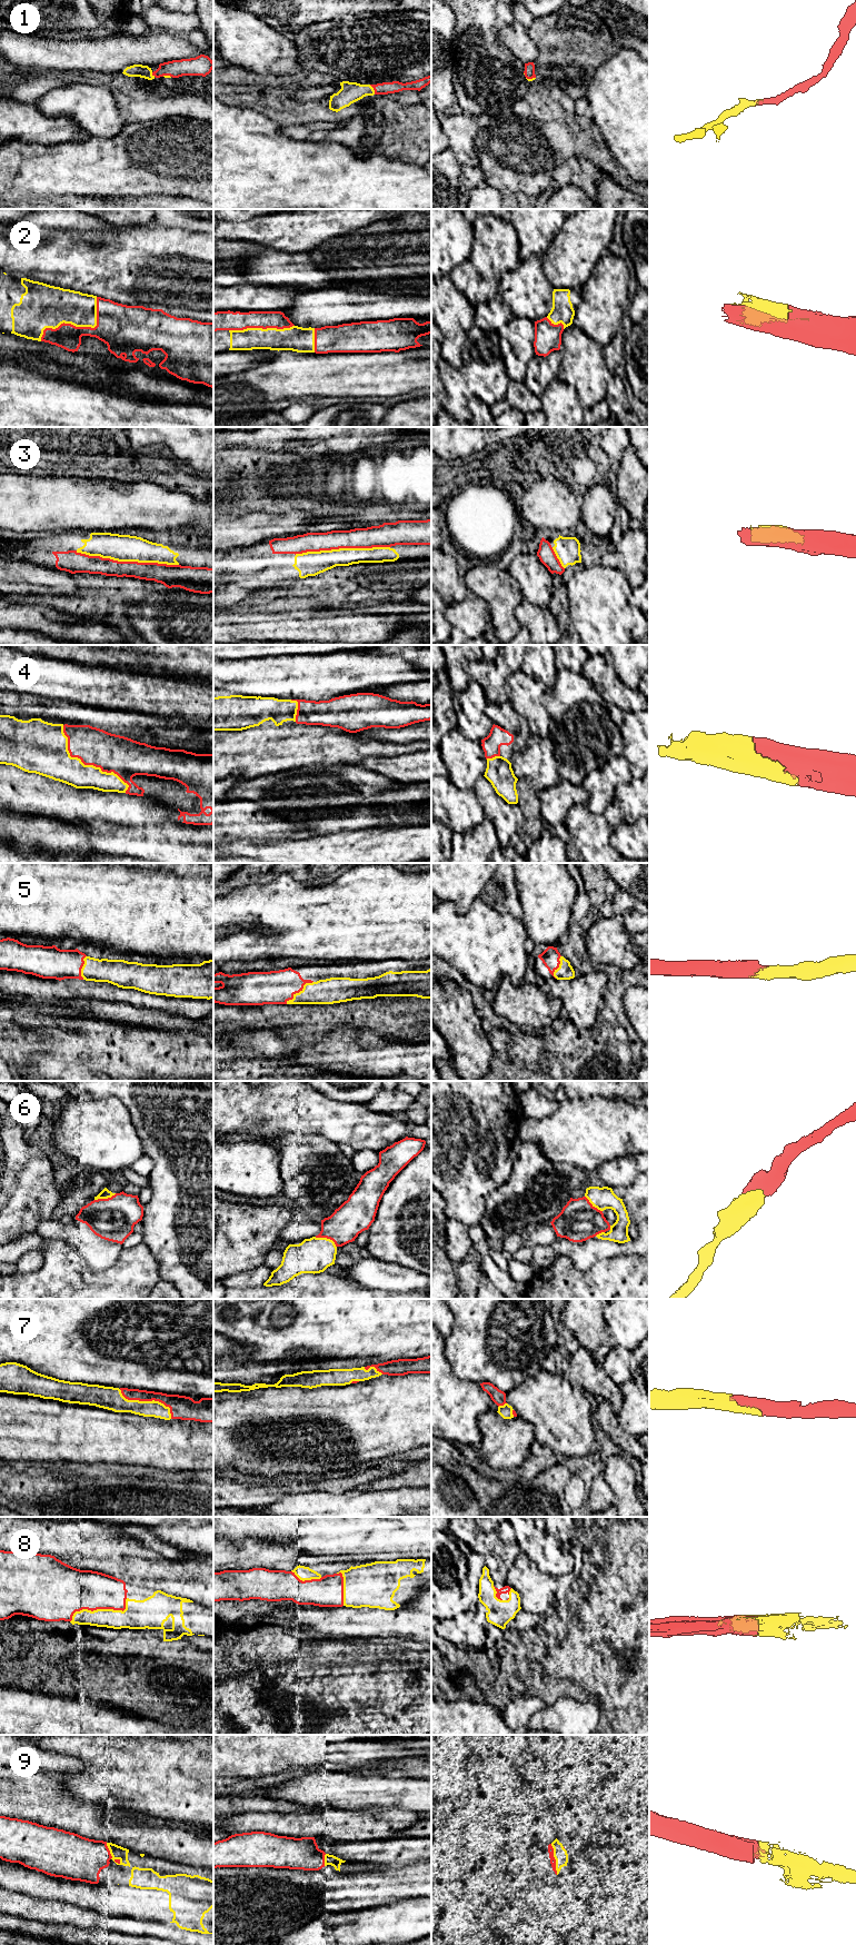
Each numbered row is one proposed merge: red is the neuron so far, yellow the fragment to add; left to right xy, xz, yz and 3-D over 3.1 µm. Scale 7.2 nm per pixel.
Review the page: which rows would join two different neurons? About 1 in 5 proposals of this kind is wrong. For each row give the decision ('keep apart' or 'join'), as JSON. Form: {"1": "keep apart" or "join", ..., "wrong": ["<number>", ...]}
{"1": "join", "2": "join", "3": "join", "4": "join", "5": "join", "6": "join", "7": "join", "8": "join", "9": "join", "wrong": []}

